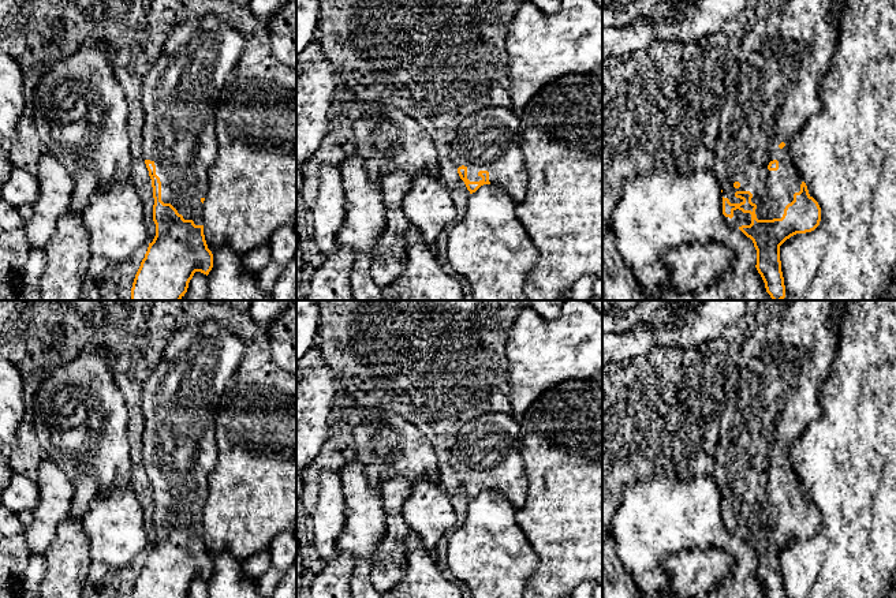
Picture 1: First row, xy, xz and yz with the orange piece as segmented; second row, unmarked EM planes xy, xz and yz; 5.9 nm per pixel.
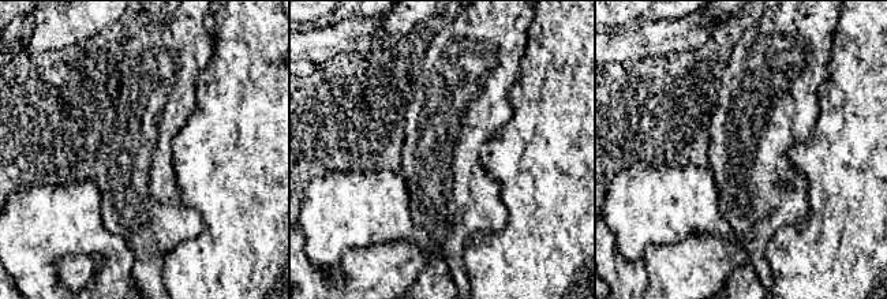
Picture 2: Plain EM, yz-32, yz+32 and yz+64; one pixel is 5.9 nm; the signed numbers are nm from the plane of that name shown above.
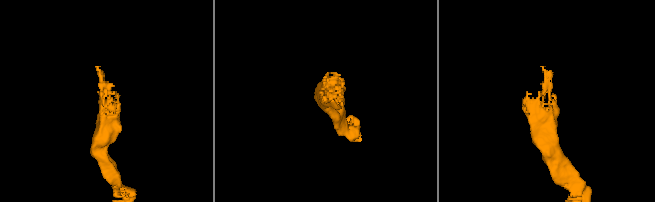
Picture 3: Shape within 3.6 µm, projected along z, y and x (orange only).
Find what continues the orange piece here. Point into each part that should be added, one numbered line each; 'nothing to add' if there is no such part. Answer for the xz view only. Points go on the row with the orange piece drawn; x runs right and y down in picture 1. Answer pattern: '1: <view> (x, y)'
1: xz (488, 141)

